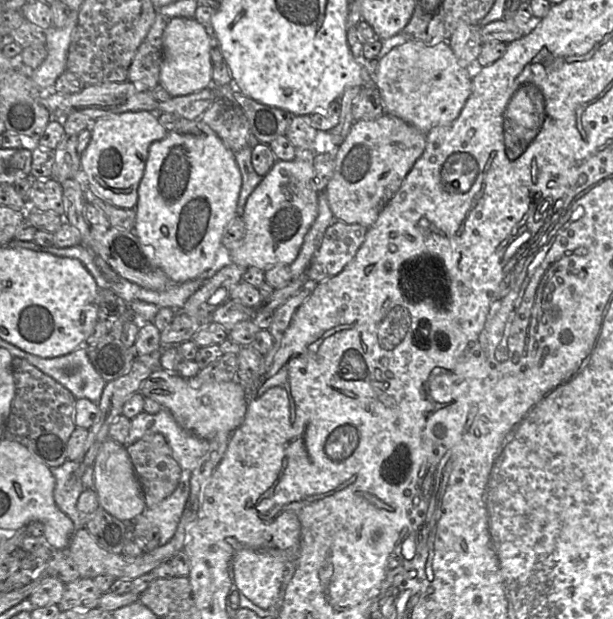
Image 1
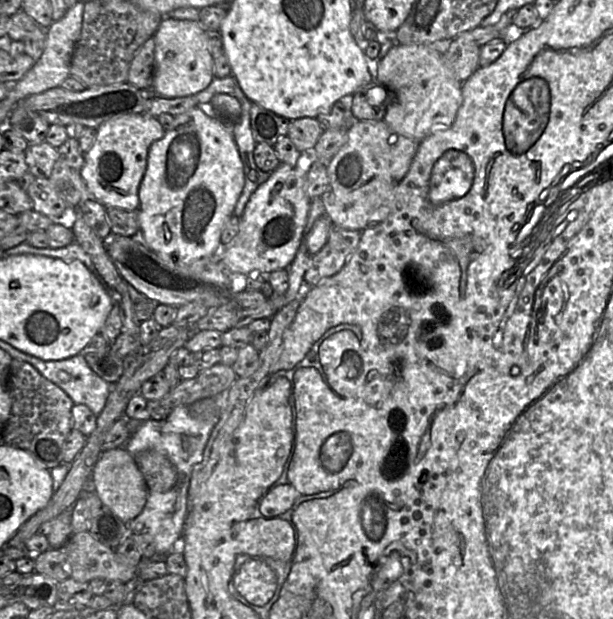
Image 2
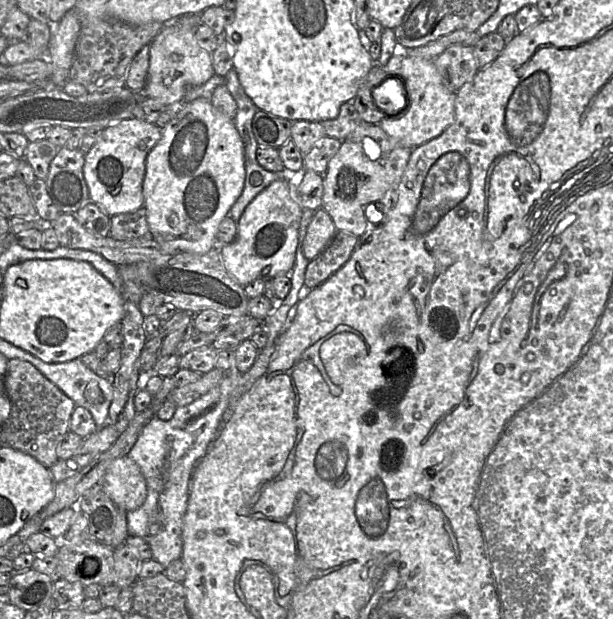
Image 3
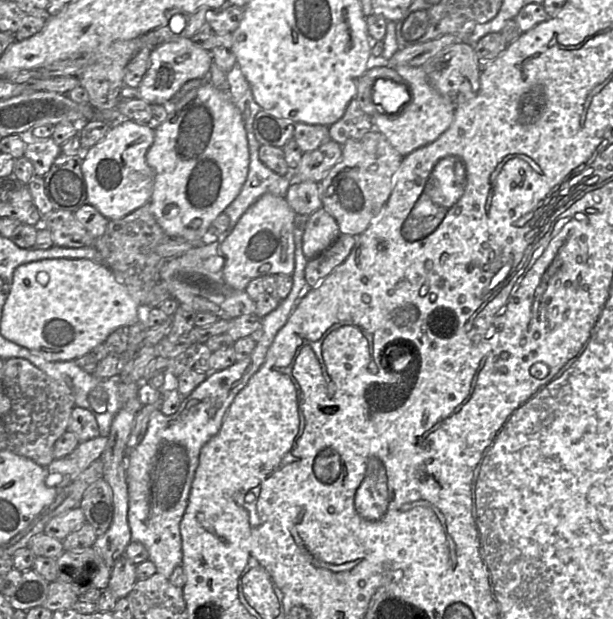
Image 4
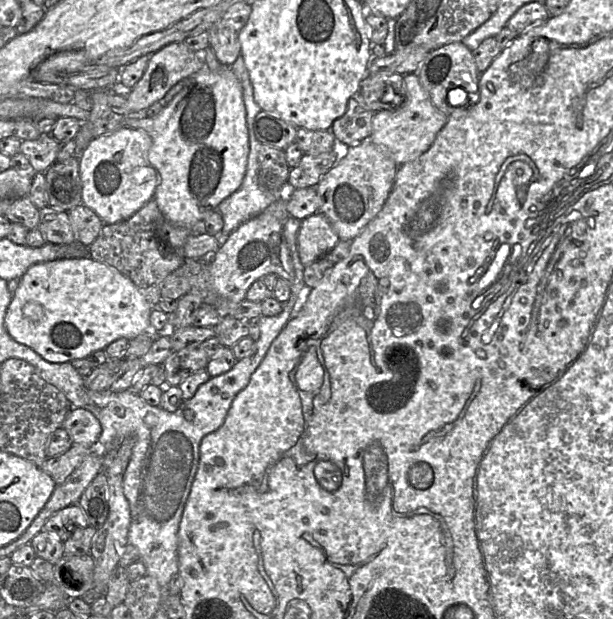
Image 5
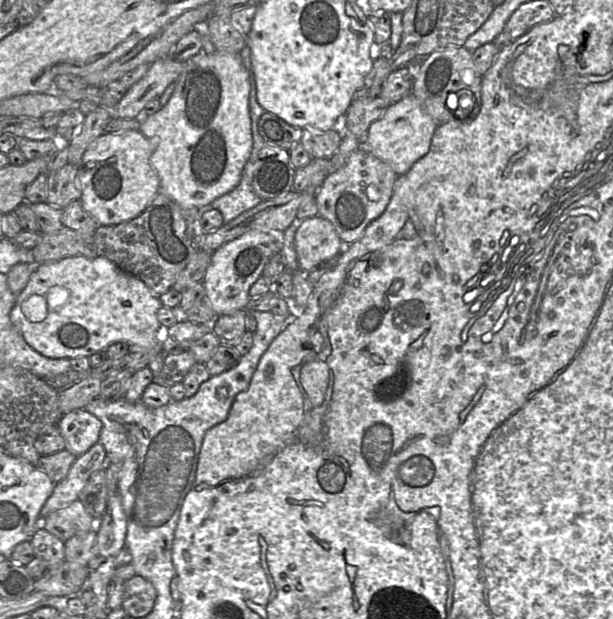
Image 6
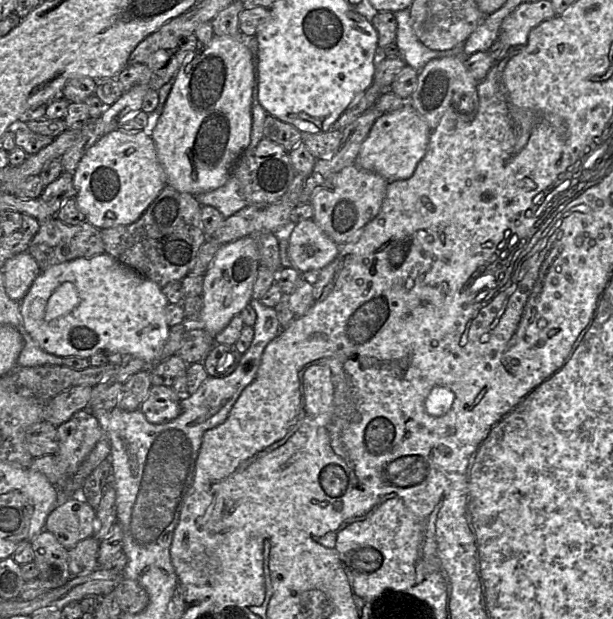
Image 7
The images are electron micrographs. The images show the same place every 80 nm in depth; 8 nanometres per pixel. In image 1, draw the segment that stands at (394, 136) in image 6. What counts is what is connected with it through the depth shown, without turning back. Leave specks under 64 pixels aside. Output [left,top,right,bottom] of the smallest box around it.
[374,40,473,134]

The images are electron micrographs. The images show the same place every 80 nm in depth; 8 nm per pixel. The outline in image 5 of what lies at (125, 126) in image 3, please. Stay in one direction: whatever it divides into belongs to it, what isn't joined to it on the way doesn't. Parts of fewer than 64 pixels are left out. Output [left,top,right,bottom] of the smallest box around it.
[77,126,158,224]

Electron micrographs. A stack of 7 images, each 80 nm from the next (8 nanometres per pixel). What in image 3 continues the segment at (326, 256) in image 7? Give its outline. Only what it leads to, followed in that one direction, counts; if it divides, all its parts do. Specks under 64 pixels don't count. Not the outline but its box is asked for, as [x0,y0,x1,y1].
[304,208,337,260]

